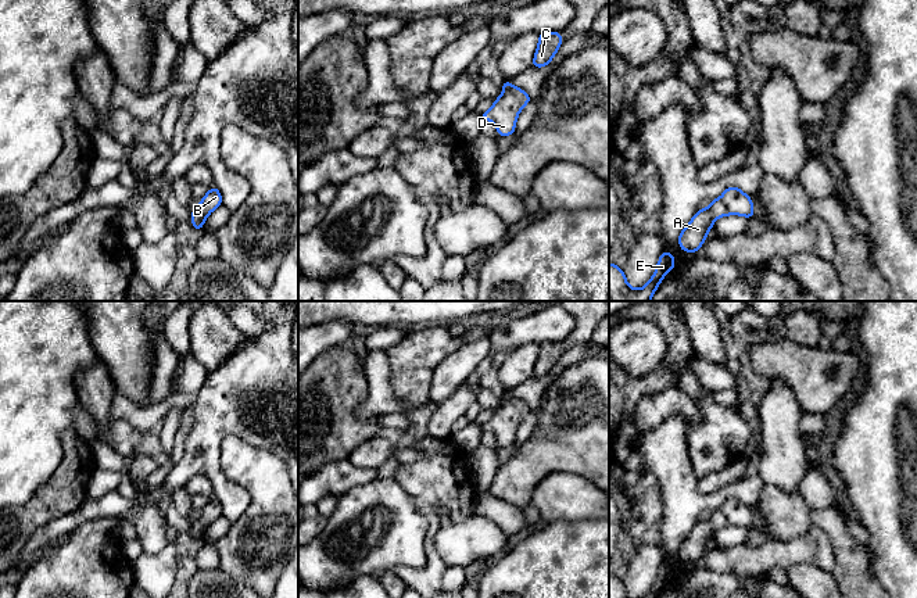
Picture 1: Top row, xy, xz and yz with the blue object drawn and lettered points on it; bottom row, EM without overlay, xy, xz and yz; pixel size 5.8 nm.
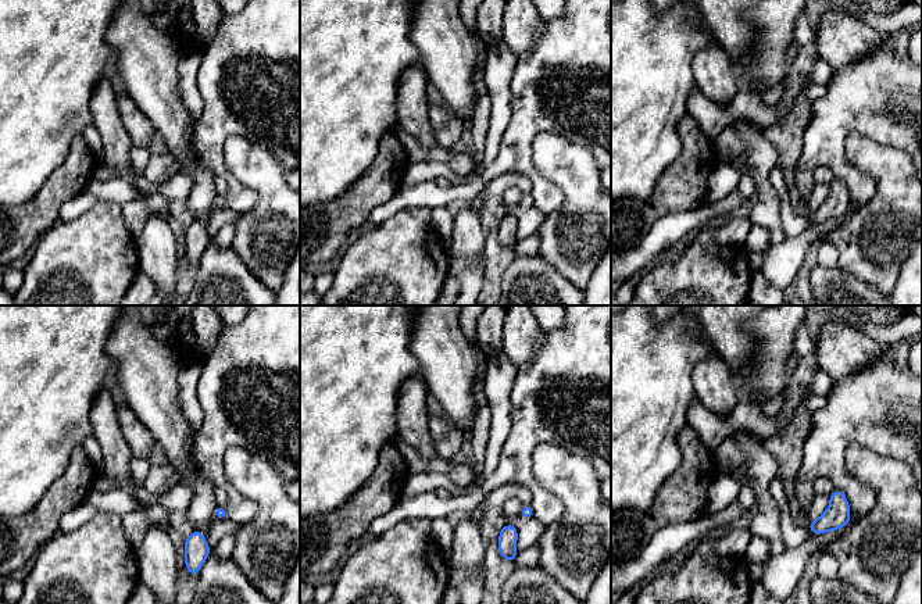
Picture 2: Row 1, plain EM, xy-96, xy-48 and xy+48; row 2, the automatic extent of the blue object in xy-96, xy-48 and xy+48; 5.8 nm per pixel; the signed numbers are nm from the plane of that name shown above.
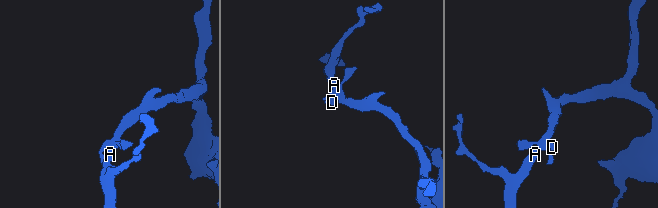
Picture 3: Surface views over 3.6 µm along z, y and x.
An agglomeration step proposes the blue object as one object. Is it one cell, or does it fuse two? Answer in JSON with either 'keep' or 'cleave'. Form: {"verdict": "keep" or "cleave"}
{"verdict": "keep"}

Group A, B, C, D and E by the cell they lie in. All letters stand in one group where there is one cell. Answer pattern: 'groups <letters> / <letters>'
groups A B C D E

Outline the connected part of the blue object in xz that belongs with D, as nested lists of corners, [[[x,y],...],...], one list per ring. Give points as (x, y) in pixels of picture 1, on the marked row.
[[[511,79],[501,86],[505,92],[495,99],[491,108],[480,114],[483,122],[492,121],[499,137],[516,133],[516,119],[523,107],[534,101],[523,89],[513,87]]]

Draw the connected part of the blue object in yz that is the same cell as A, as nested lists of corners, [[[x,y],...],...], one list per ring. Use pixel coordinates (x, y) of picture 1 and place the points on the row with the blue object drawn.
[[[728,186],[720,198],[712,200],[708,208],[695,212],[678,234],[678,247],[684,253],[698,253],[708,237],[708,232],[713,229],[714,219],[726,215],[742,215],[752,219],[755,211],[751,196],[737,186]]]

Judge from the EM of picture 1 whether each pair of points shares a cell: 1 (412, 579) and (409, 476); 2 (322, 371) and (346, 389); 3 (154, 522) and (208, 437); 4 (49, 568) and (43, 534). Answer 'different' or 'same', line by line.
1: same
2: same
3: different
4: different

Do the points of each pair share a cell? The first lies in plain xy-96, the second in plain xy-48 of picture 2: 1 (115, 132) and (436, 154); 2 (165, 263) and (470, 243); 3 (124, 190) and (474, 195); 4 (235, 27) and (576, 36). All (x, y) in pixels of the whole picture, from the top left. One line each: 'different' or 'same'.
1: different
2: same
3: same
4: same

